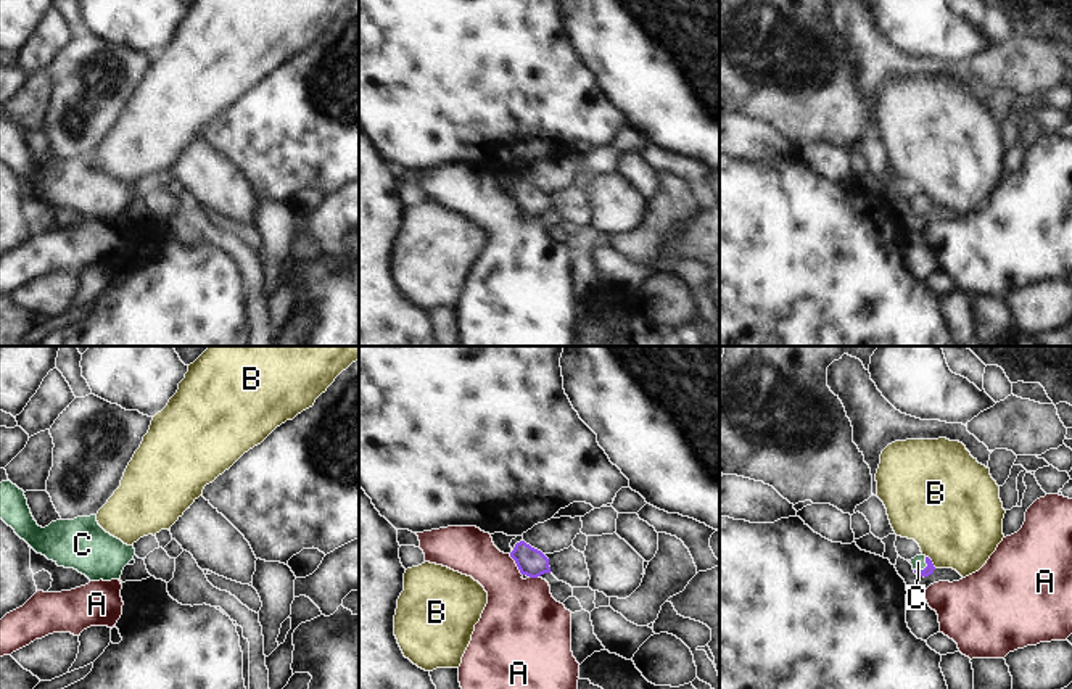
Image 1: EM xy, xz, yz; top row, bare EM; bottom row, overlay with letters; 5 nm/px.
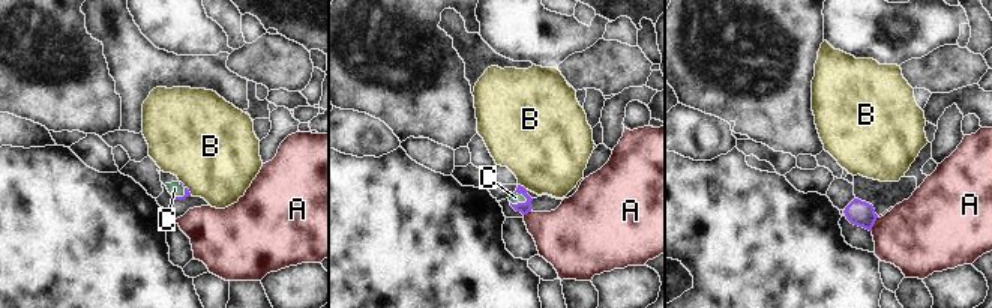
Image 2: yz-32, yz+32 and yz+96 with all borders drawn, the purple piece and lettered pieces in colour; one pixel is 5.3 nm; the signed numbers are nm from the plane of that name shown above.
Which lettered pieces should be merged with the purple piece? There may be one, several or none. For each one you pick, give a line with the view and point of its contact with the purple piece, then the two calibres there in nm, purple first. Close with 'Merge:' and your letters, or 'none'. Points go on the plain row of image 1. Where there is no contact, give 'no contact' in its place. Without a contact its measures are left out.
C: yz (926, 206) | 50/70 nm
Merge: C

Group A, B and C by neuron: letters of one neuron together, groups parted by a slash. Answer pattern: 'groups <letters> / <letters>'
groups A / B / C

